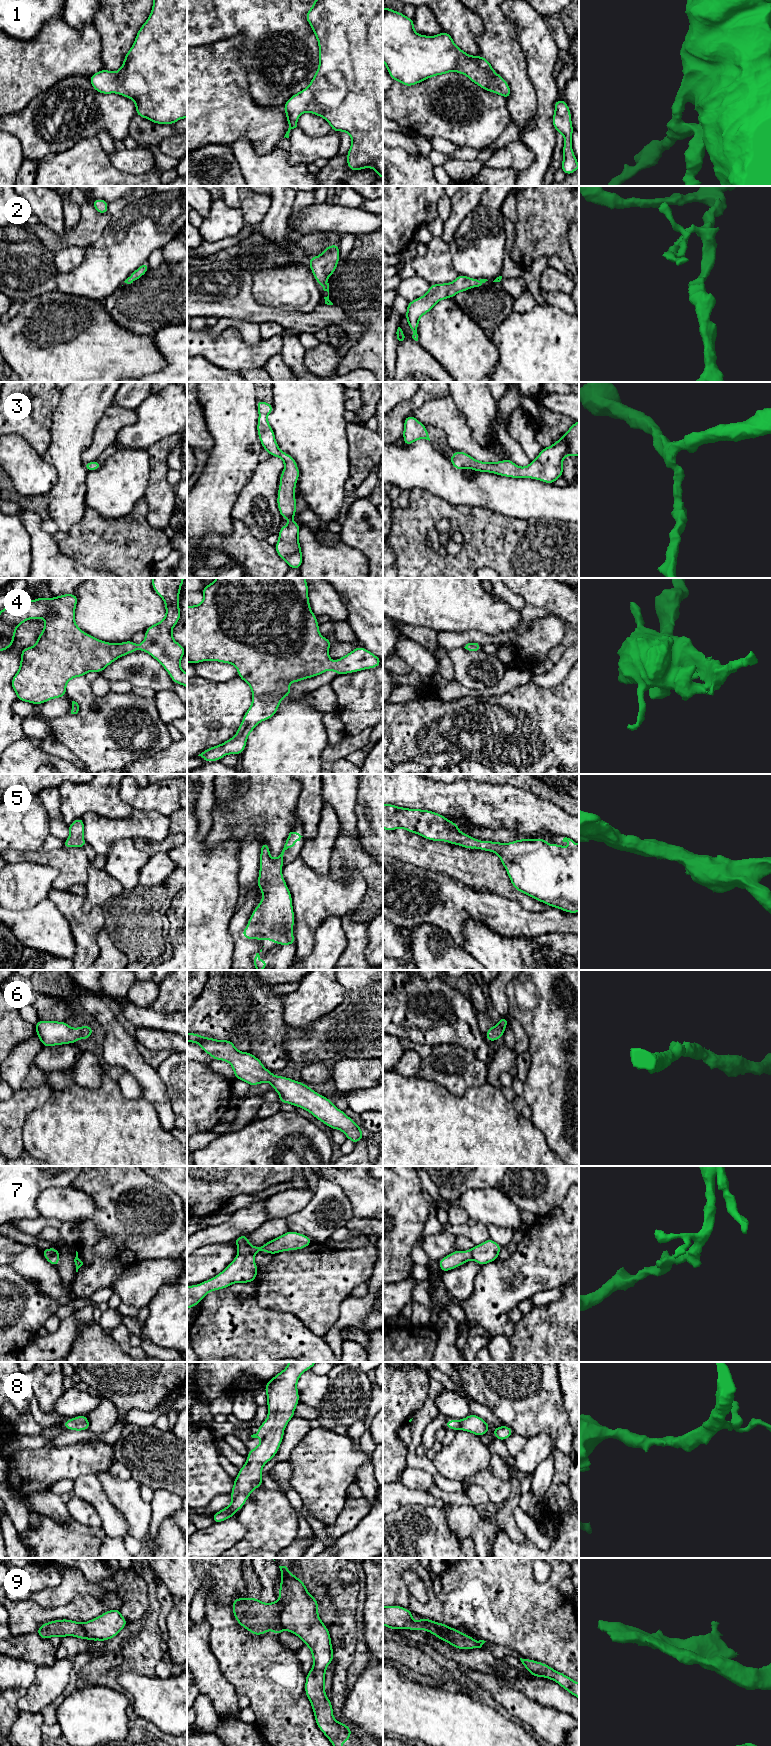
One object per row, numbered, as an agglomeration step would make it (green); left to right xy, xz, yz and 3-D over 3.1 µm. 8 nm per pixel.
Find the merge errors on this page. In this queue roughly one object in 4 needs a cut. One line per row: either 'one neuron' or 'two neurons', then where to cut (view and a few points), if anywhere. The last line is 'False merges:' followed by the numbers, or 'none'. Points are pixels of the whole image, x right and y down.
1: one neuron; no cut
2: one neuron; no cut
3: one neuron; no cut
4: one neuron; no cut
5: one neuron; no cut
6: one neuron; no cut
7: one neuron; no cut
8: one neuron; no cut
9: two neurons; cut in yz along (418, 1622), (422, 1620), (433, 1625), (447, 1633), (452, 1641)
False merges: 9

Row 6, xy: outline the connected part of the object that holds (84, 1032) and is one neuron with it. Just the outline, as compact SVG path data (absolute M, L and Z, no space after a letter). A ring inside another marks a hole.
M38 1020L35 1024L36 1035L42 1042L43 1047L50 1047L62 1044L74 1044L78 1039L88 1039L94 1029L88 1025L76 1029L70 1027L66 1021L45 1021Z

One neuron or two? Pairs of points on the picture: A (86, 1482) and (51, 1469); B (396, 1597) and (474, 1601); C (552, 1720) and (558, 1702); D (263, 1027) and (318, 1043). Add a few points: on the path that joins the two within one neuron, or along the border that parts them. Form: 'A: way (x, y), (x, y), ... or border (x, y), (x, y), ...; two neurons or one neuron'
A: border (95, 1473), (80, 1475), (73, 1480); two neurons
B: way (415, 1606), (455, 1606); one neuron
C: border (533, 1700), (568, 1714); two neurons
D: border (286, 1026), (284, 1049), (289, 1056); two neurons

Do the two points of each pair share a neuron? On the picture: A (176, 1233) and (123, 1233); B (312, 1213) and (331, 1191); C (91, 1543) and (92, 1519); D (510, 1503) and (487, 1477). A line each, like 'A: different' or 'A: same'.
A: same
B: same
C: different
D: different

